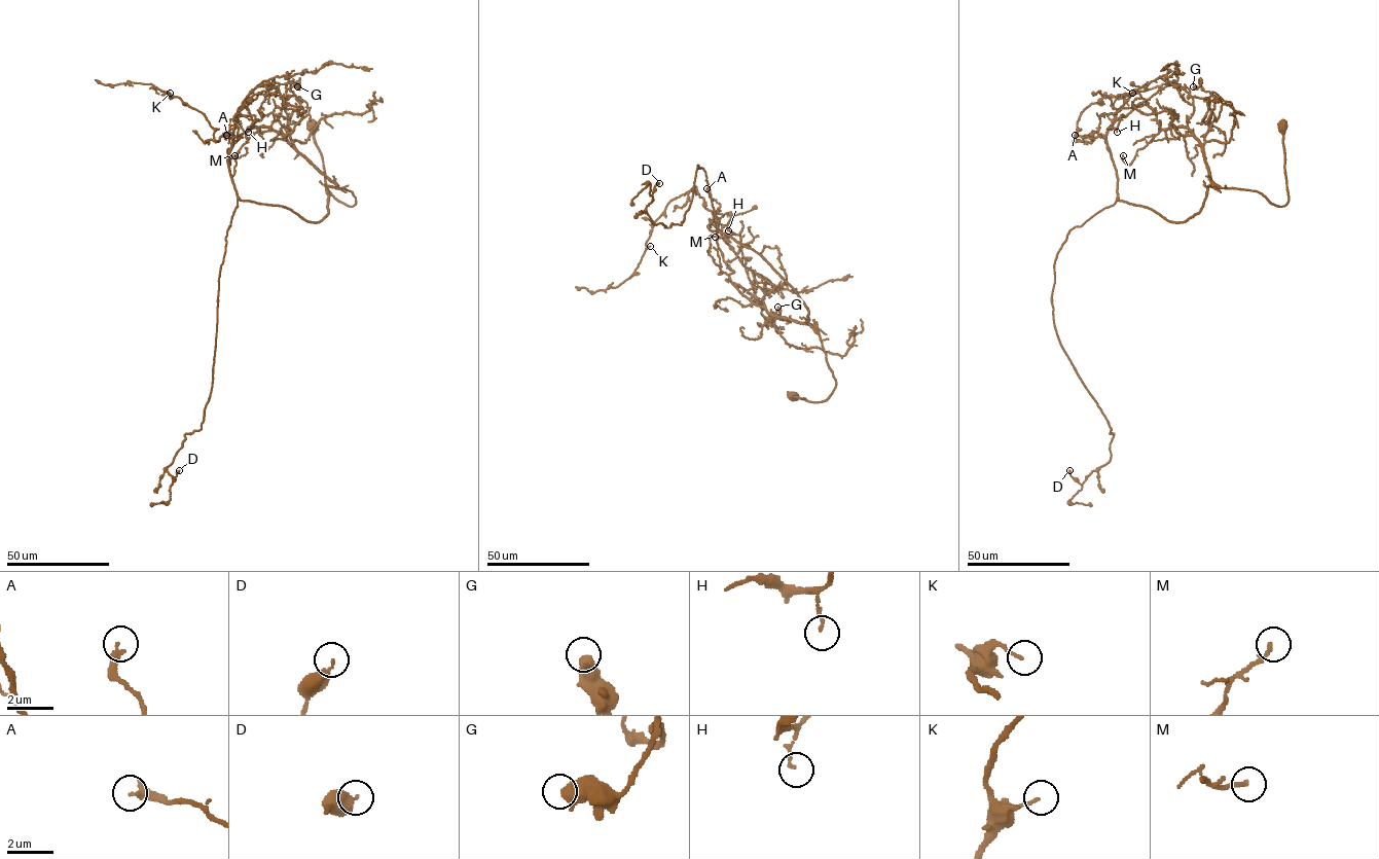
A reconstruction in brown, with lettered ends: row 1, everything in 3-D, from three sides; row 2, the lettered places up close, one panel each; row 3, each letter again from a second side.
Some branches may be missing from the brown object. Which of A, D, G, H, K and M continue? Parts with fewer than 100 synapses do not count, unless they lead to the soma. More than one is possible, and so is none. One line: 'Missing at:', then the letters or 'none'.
Missing at: none

